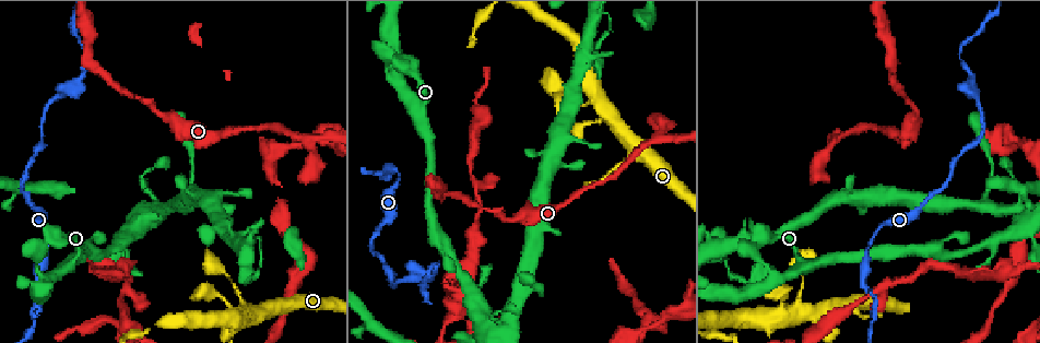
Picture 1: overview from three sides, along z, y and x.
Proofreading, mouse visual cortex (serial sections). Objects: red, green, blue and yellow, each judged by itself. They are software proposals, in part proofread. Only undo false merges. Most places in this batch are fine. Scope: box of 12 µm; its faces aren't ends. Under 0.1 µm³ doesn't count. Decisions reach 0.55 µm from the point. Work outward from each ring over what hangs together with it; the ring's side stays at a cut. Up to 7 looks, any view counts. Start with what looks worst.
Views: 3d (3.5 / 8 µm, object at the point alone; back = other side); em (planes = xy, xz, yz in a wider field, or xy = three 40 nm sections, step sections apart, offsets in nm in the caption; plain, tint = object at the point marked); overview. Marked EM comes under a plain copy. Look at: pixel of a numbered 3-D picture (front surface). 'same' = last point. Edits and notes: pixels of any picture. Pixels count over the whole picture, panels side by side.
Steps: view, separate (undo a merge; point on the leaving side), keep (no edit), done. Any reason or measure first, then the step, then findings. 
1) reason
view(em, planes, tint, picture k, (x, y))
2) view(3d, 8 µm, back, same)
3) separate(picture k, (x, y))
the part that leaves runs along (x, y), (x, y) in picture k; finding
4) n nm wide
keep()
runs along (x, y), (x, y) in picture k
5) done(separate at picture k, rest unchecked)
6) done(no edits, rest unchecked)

narrows sharply
view(3d, 3.5 µm, back, picture 1, (439, 263))

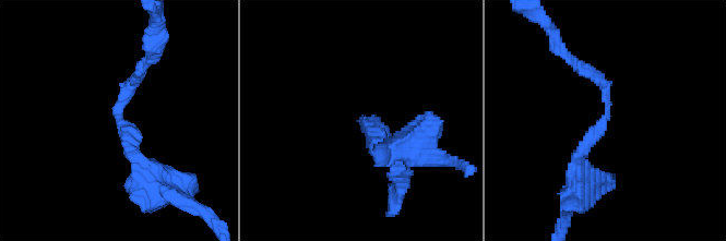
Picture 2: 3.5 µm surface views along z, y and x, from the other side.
arms of 150, 200 nm; shape alone is not enough
view(em, planes, tint, picture 2, (363, 119))

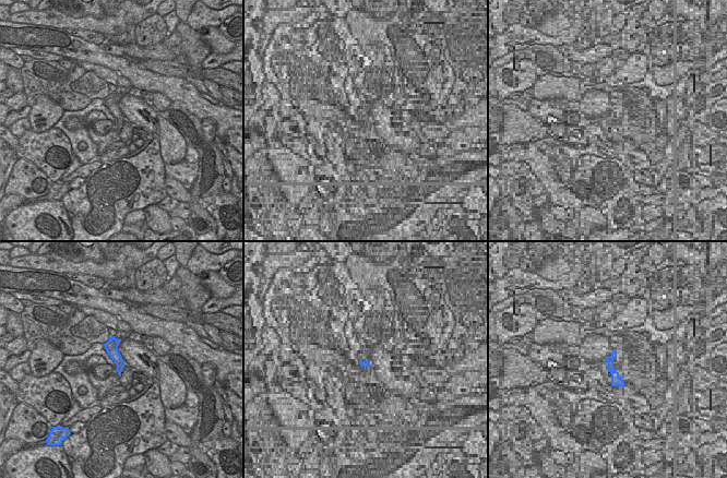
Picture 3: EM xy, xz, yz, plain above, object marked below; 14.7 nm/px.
view(em, xy, step 5, tint, same)

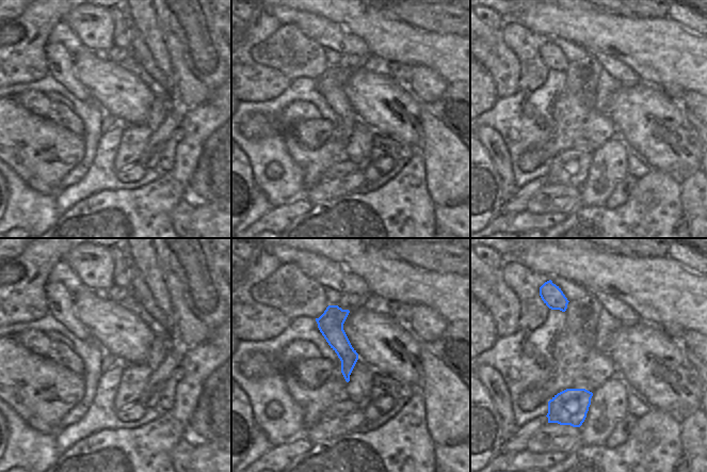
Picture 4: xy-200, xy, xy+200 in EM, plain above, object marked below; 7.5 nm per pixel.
keep()
one cell here

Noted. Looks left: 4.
two arms in line, one across
view(3d, 3.5 µm, picture 1, (652, 140))

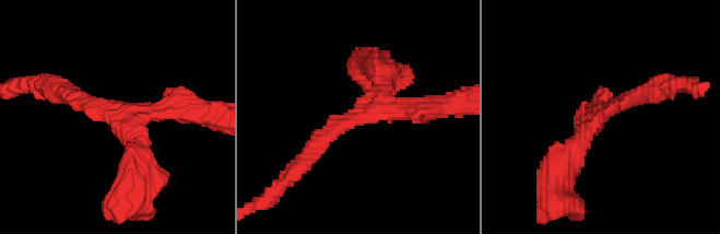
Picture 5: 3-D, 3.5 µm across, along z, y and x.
now the EM
view(em, xy, step 5, tint, picture 5, (604, 110))

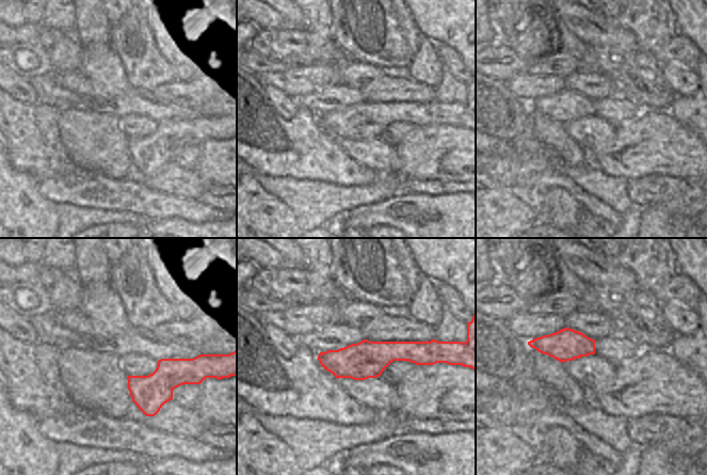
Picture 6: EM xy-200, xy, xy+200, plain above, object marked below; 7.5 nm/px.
another direction
view(em, xy, step 2, tint, same)

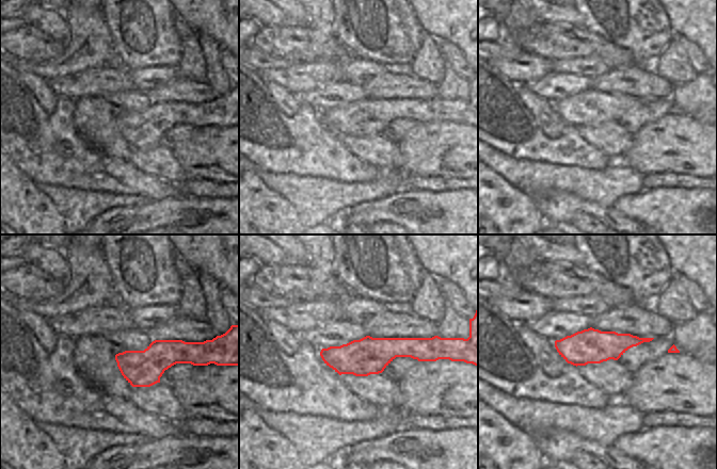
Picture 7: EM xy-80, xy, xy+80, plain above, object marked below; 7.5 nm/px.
280 nm wide
keep()
runs along (429, 345), (323, 355) in picture 7; one cell here

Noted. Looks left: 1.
done(no edits, rest unchecked)

